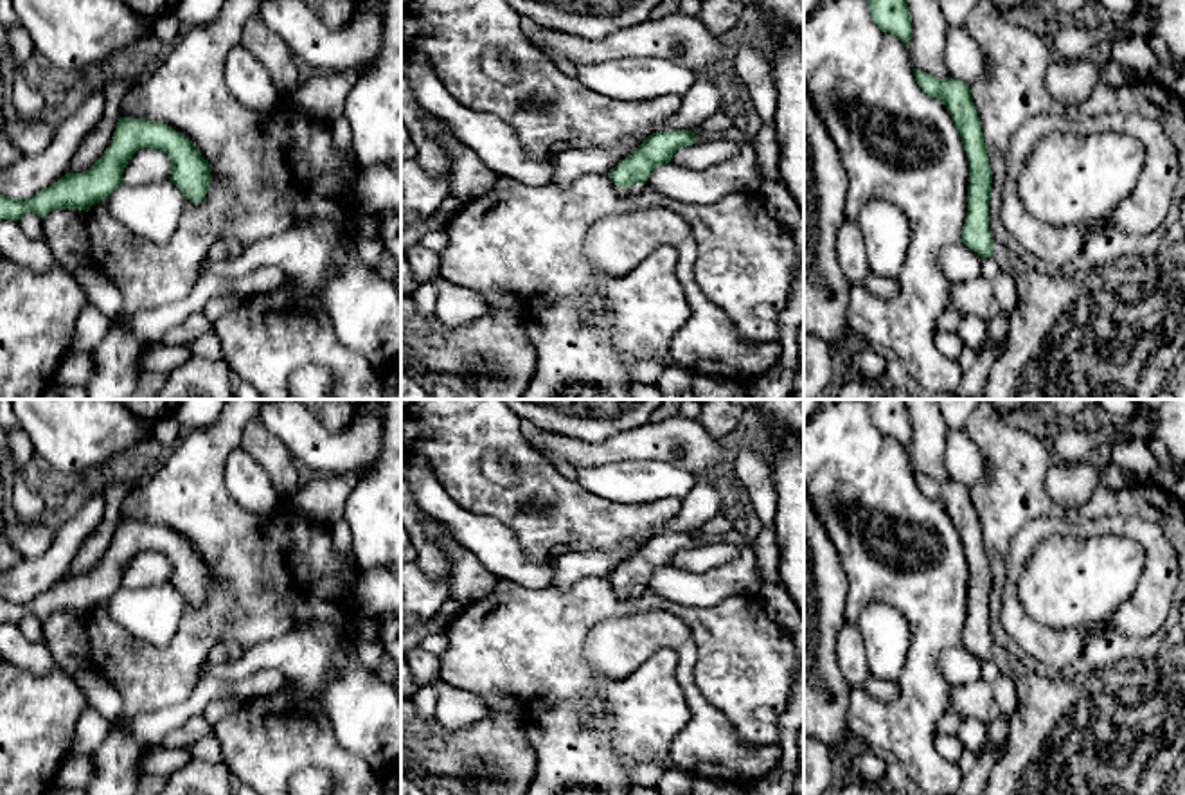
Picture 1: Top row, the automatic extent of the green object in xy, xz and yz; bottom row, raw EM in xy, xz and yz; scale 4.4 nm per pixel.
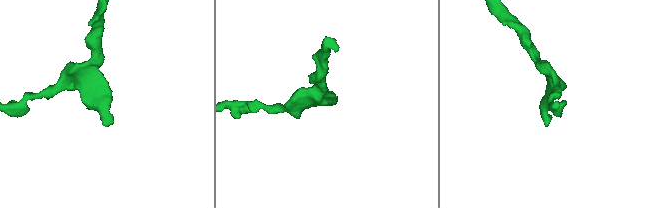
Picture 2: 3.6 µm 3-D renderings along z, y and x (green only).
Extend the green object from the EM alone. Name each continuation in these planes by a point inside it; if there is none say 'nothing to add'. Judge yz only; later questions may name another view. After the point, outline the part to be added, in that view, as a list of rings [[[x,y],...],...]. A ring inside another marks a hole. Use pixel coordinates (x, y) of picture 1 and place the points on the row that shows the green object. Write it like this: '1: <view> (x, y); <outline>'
1: yz (1112, 331); [[[1165,237],[1158,245],[1158,250],[1153,257],[1127,257],[1074,273],[1038,273],[998,243],[994,243],[993,259],[1003,272],[1009,272],[1012,275],[1018,291],[1018,306],[1016,311],[1011,315],[1011,333],[1007,338],[1007,345],[993,362],[980,399],[1153,399],[1154,394],[1169,383],[1171,372],[1174,369],[1174,358],[1185,347],[1185,239],[1174,243]]]

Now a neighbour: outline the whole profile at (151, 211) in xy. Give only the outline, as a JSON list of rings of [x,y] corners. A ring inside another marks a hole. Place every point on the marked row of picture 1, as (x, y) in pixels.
[[[169,180],[122,185],[104,198],[110,214],[131,234],[164,245],[178,228],[185,196]]]

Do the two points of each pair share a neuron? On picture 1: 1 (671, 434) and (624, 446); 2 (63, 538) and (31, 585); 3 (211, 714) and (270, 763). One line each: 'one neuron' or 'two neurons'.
1: one neuron
2: one neuron
3: two neurons

